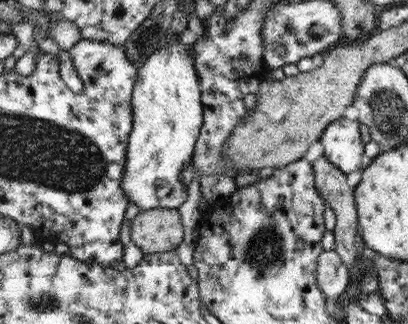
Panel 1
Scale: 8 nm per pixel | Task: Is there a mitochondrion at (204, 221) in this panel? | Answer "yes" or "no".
no

